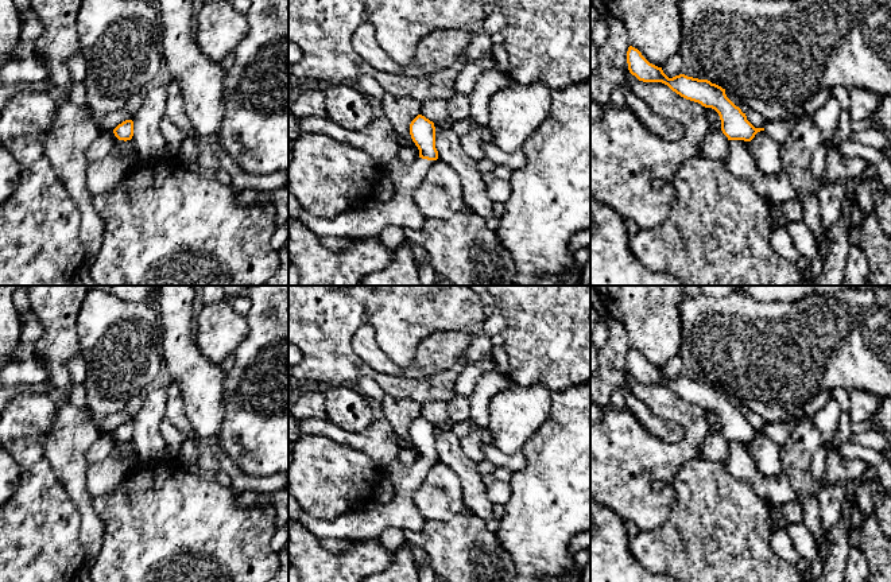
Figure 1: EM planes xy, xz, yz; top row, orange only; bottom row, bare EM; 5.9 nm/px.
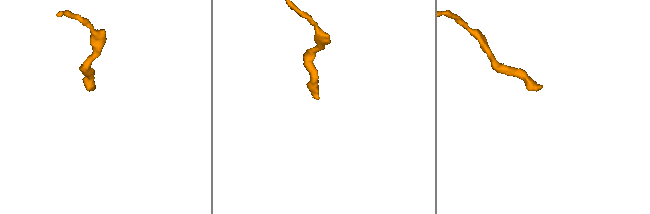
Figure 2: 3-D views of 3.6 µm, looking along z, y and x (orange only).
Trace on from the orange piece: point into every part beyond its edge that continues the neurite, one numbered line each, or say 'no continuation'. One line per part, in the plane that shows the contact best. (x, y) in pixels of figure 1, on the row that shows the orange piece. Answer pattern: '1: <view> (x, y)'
1: xz (370, 220)

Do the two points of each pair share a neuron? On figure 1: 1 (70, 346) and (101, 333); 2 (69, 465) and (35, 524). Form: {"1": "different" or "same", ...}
{"1": "different", "2": "different"}

